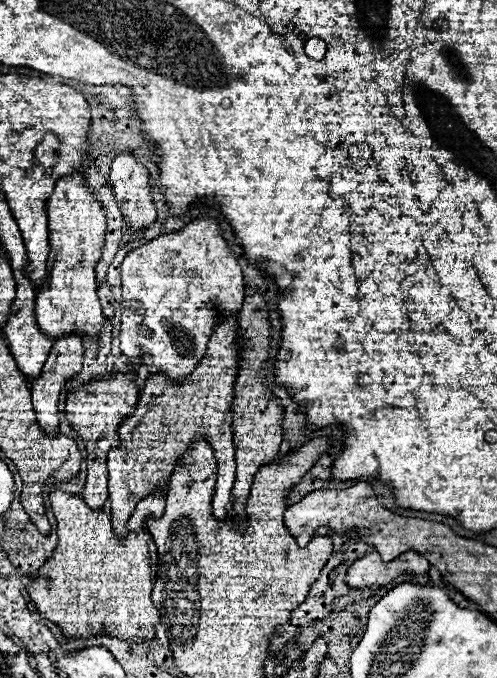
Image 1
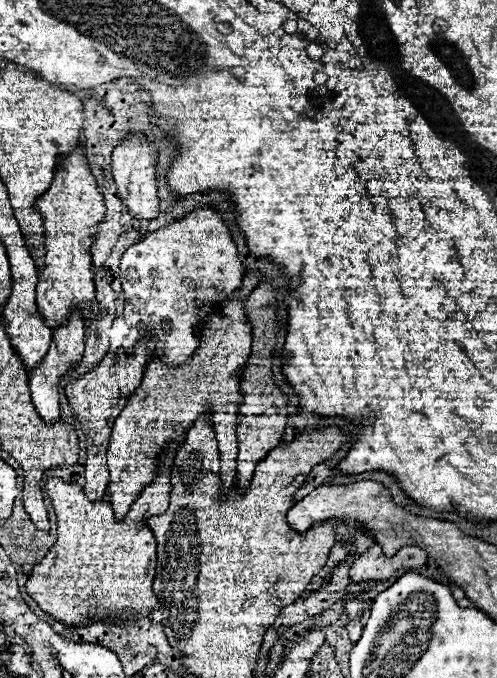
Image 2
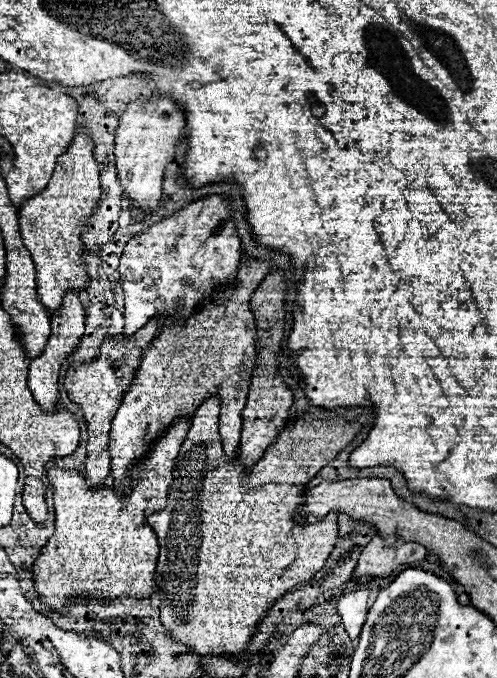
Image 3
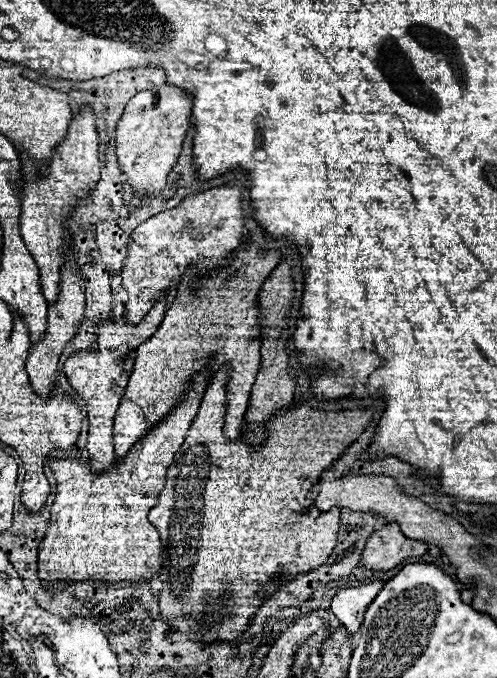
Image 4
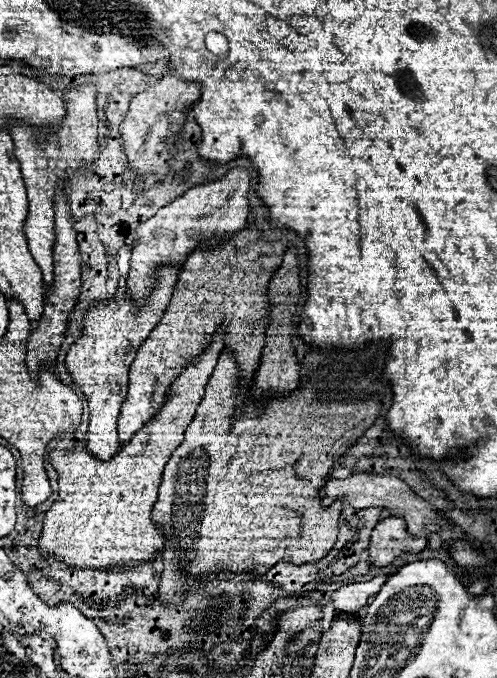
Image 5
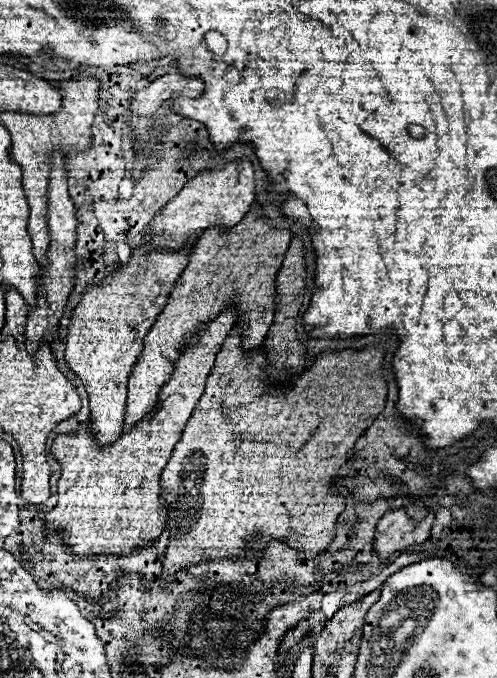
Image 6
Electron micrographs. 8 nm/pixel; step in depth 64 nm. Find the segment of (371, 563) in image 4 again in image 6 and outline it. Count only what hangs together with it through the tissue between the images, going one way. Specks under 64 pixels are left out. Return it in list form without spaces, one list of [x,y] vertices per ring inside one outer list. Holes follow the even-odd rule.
[[[426,502],[426,506],[430,514],[422,522],[410,520],[402,508],[392,510],[380,518],[376,532],[374,532],[374,552],[380,558],[380,562],[386,562],[398,550],[424,544],[430,538],[430,528],[434,522],[436,506],[432,506],[430,502]]]

